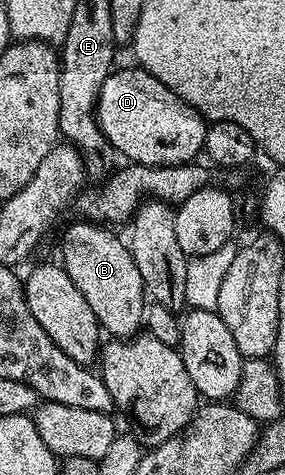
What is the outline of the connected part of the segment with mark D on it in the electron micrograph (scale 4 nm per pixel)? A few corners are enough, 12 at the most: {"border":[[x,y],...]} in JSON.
{"border":[[147,68],[108,74],[96,122],[138,165],[201,156],[205,118]]}

